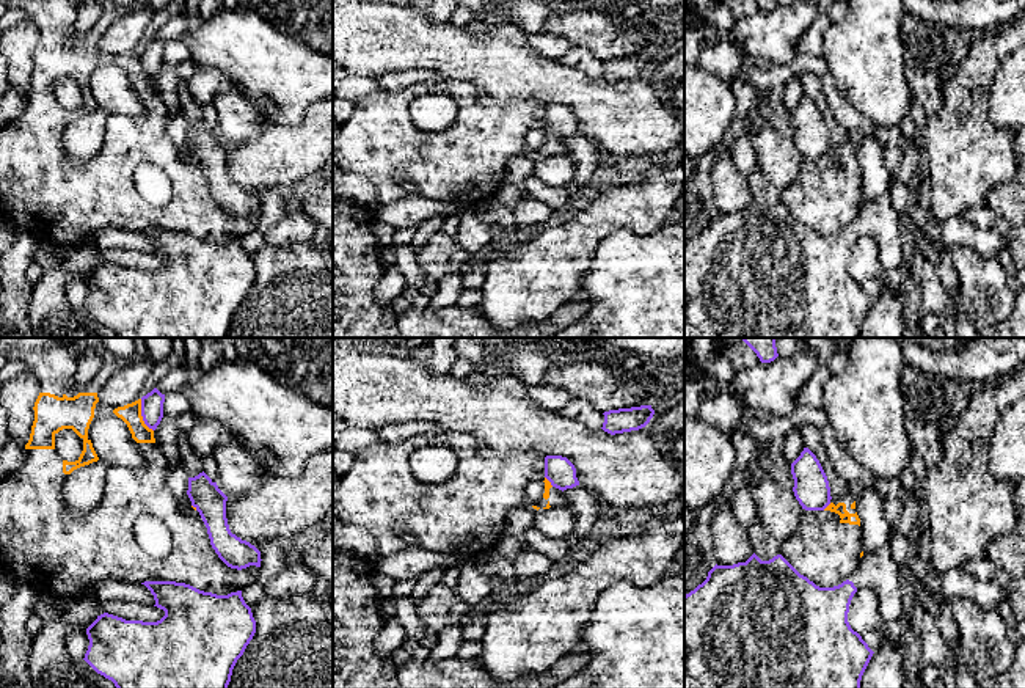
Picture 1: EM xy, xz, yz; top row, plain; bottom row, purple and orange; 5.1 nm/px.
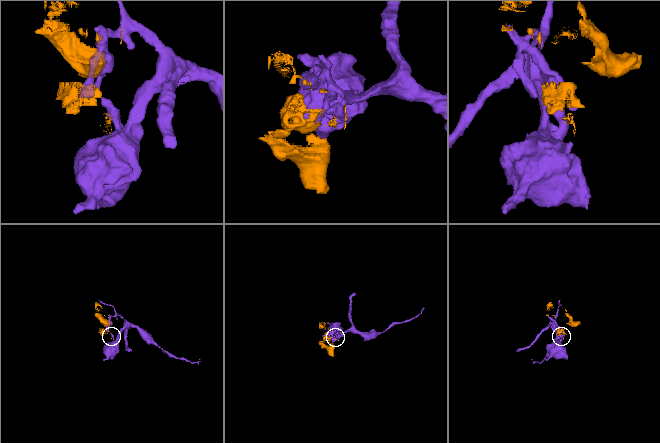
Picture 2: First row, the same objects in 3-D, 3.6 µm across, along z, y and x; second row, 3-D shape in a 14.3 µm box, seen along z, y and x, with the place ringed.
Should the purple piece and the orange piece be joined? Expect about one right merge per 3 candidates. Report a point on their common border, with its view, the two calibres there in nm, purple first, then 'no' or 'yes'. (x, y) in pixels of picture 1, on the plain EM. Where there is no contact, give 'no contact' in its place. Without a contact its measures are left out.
xy (142, 63) | 110/110 nm | no

